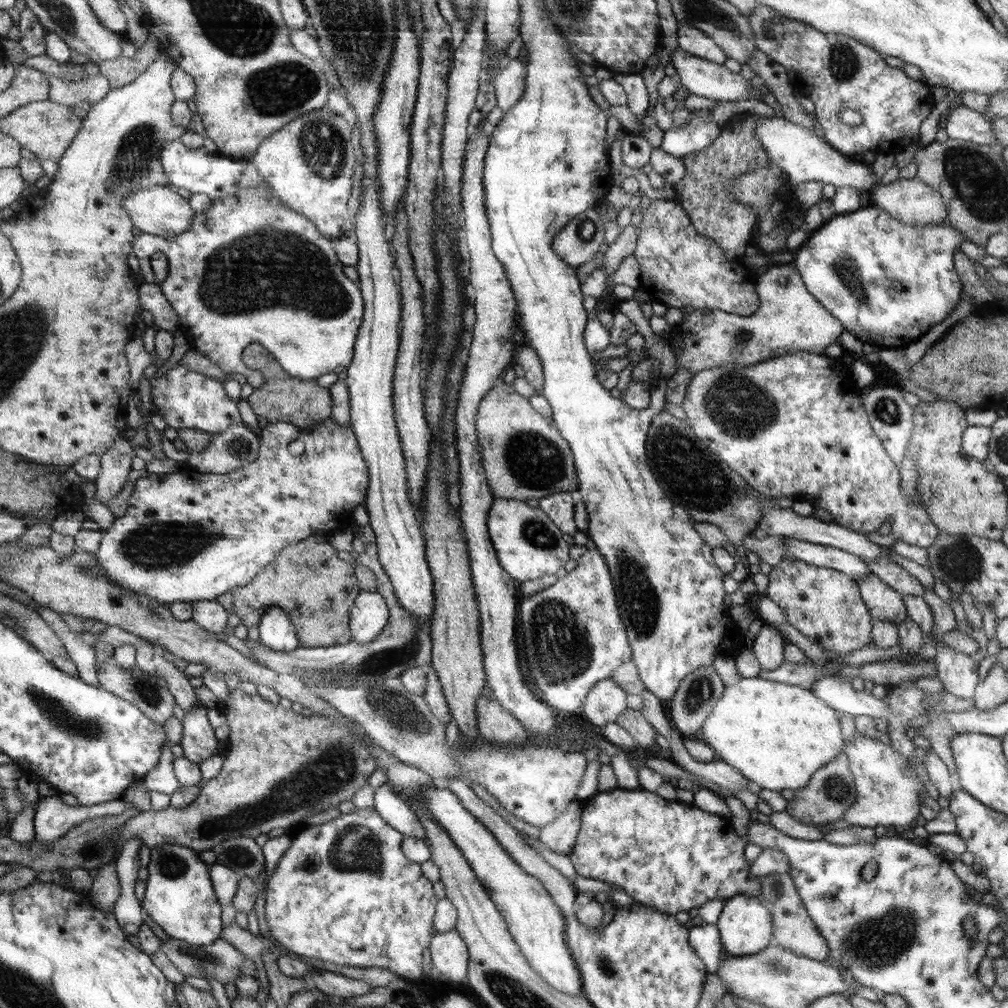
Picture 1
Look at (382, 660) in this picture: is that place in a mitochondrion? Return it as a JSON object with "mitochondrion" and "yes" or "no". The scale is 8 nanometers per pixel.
{"mitochondrion":"yes"}

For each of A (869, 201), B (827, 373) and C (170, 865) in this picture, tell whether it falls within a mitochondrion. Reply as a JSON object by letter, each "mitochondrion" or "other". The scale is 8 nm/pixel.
{"A":"other","B":"other","C":"mitochondrion"}

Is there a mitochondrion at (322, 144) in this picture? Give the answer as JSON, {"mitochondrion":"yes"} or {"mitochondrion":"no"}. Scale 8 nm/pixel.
{"mitochondrion":"yes"}

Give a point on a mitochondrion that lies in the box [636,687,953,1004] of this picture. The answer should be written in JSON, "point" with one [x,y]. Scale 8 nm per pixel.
{"point":[873,944]}

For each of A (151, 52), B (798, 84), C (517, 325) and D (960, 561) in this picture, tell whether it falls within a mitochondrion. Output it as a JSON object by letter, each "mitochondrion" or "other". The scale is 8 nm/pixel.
{"A":"other","B":"other","C":"other","D":"mitochondrion"}

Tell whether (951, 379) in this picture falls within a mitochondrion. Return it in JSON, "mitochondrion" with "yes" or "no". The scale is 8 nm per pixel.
{"mitochondrion":"no"}

